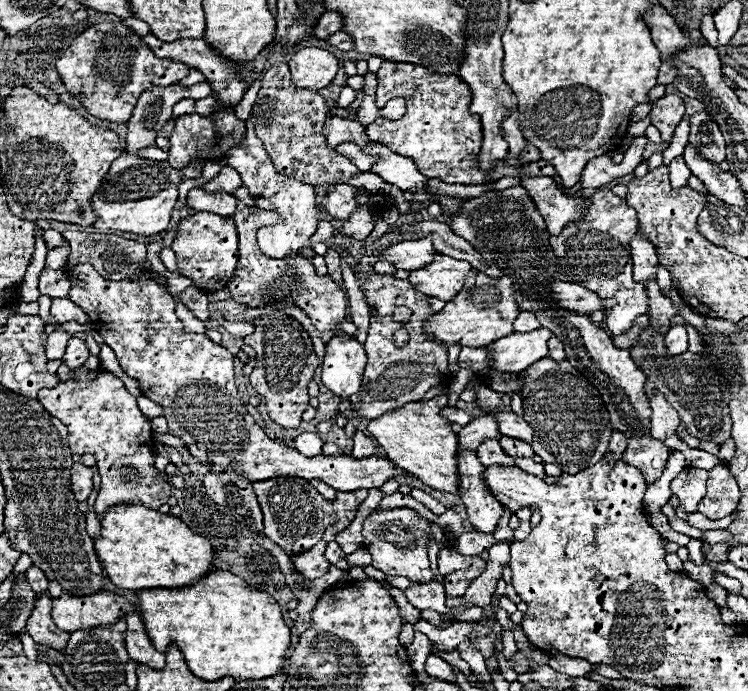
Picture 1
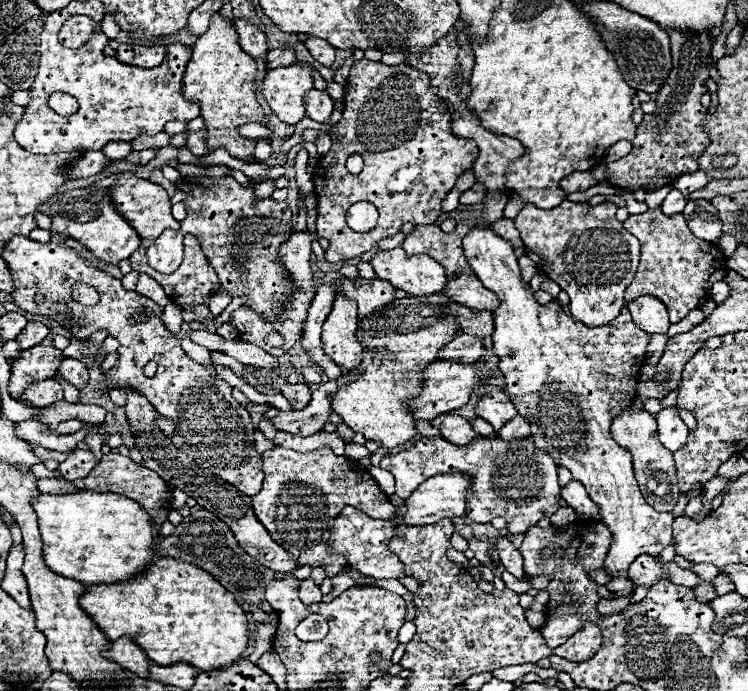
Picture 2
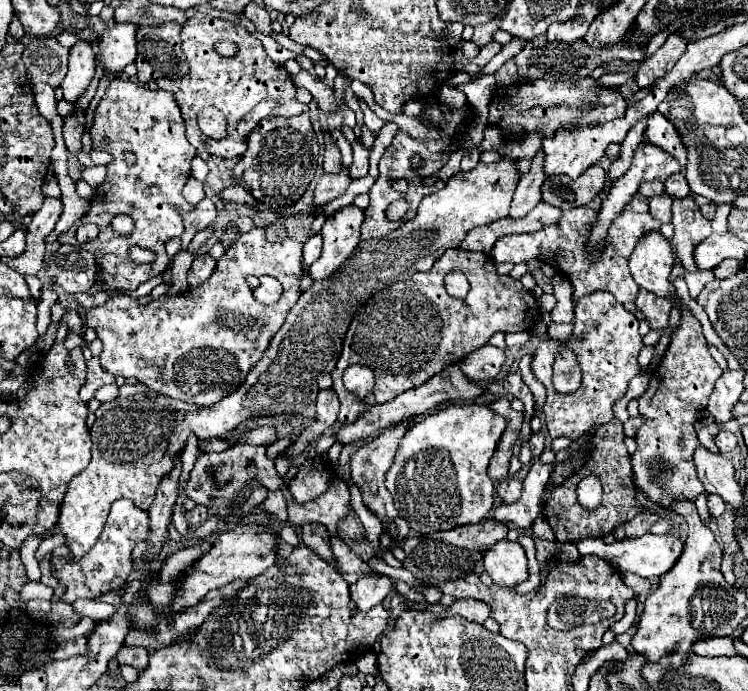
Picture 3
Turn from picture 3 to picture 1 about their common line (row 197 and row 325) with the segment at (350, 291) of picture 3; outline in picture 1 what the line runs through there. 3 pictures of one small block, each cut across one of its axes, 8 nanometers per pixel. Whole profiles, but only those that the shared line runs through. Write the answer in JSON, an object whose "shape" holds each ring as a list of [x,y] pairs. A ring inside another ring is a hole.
{"shape":[[[478,272],[474,286],[468,292],[456,294],[450,302],[446,302],[444,310],[436,312],[432,320],[426,322],[424,330],[432,334],[436,340],[444,344],[460,342],[462,346],[486,346],[504,338],[504,334],[512,334],[514,320],[520,314],[514,289],[510,278],[490,278],[484,272]]]}

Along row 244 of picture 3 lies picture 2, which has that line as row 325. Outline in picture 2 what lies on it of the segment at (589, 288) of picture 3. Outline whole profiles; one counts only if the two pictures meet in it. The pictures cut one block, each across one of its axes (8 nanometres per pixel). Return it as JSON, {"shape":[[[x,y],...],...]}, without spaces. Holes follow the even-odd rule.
{"shape":[[[474,228],[468,236],[464,236],[464,254],[480,278],[480,282],[492,290],[500,304],[492,312],[494,314],[494,352],[500,358],[500,370],[506,378],[504,392],[510,396],[518,412],[530,422],[532,438],[538,448],[544,448],[556,464],[570,468],[572,478],[582,482],[592,502],[600,508],[602,522],[612,532],[612,544],[608,548],[604,570],[610,574],[610,582],[606,588],[610,590],[610,598],[622,598],[634,592],[634,584],[628,576],[630,564],[642,554],[660,554],[664,546],[672,542],[672,512],[656,512],[652,510],[634,478],[632,470],[632,454],[616,444],[610,432],[610,424],[616,416],[620,416],[636,396],[636,384],[640,368],[646,364],[646,346],[650,342],[650,334],[642,332],[630,318],[630,312],[624,308],[610,324],[590,328],[582,322],[574,322],[558,302],[548,306],[540,306],[530,286],[520,278],[518,262],[512,246],[496,236],[492,230]]]}

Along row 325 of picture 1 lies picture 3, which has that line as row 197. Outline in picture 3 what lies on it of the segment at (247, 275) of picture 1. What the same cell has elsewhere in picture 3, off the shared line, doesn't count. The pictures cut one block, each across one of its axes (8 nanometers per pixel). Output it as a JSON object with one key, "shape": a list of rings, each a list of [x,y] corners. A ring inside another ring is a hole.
{"shape":[[[346,170],[340,174],[322,174],[318,180],[318,188],[314,190],[314,202],[316,204],[326,204],[332,202],[334,198],[342,196],[350,184],[350,176]]]}

